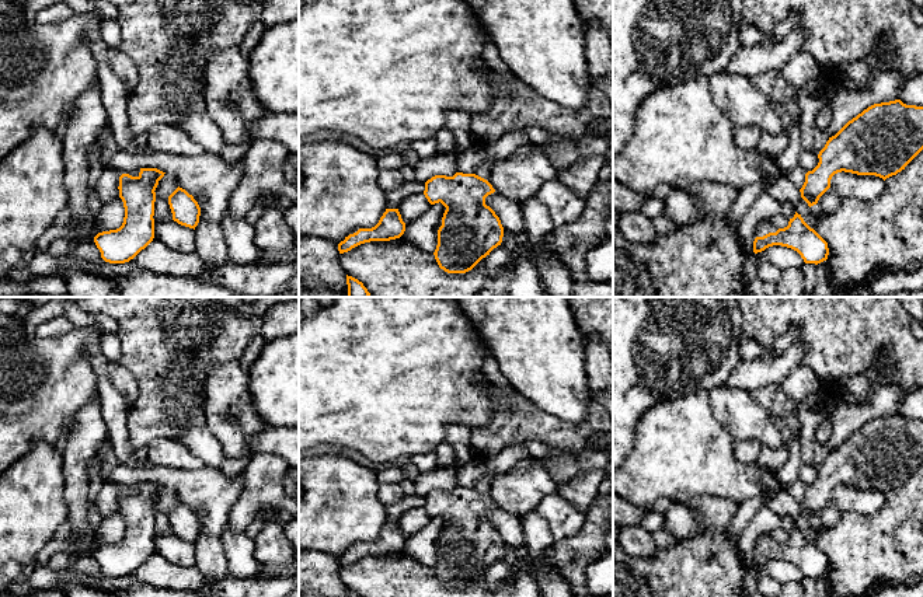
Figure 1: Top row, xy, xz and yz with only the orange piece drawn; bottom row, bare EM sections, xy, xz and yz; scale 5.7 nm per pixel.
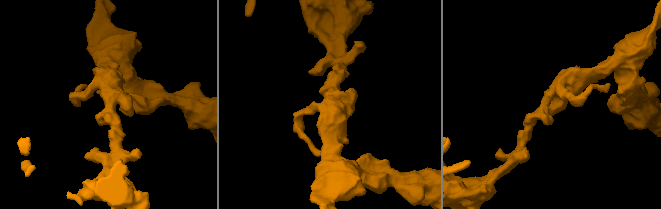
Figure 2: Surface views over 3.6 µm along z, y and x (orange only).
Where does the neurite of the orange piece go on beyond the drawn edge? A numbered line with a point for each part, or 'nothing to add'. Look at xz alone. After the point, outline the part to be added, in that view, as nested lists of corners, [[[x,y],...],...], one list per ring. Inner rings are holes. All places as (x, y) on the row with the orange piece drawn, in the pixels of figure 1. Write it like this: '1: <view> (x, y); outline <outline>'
nothing to add

